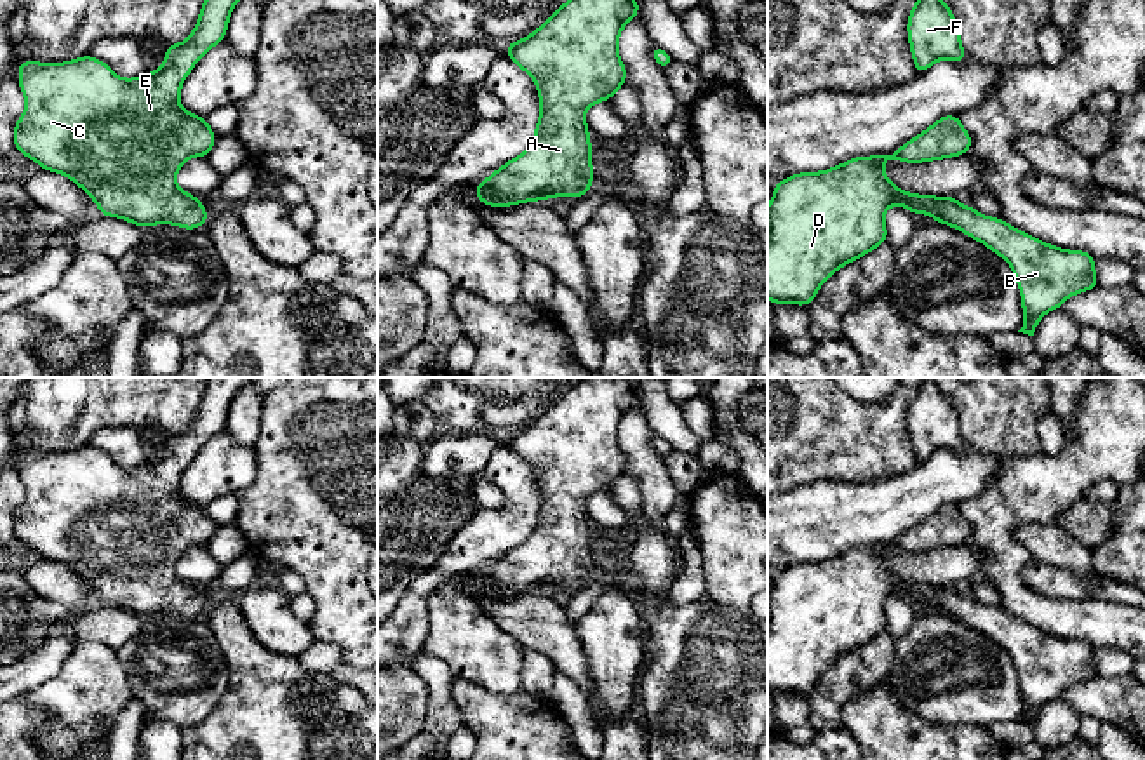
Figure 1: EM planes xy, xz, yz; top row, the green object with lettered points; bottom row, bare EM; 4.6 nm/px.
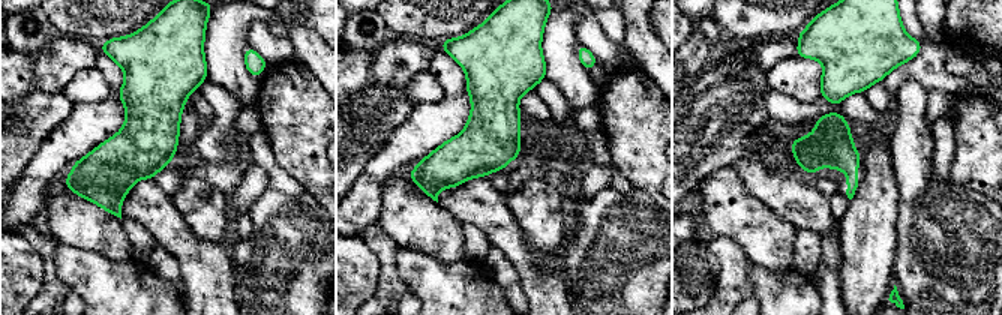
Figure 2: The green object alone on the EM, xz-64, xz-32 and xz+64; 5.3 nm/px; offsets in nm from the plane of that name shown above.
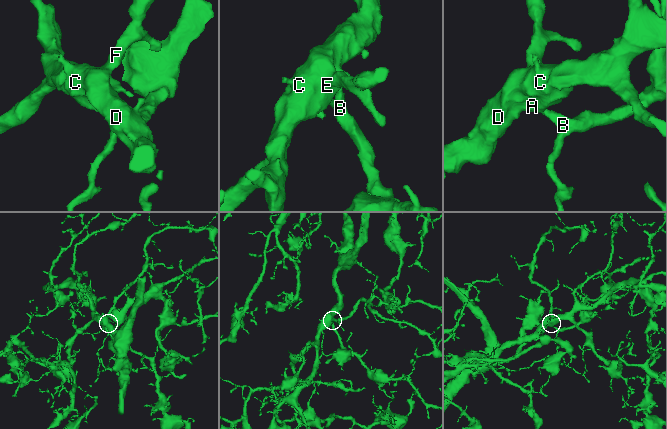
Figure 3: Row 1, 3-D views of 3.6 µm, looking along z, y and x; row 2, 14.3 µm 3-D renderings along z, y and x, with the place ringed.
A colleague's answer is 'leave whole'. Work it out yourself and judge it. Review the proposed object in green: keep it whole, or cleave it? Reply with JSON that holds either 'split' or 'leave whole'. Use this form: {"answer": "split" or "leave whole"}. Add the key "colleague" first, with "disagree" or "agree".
{"colleague": "agree", "answer": "leave whole"}

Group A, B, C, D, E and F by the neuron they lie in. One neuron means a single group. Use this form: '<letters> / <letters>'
A B C D E F

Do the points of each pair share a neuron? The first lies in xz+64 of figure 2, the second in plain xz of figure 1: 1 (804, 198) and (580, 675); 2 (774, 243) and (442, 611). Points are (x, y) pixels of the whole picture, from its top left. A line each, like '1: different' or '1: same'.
1: same
2: same

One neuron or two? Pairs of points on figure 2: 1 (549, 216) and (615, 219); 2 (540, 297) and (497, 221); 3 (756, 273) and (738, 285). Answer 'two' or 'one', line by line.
1: two
2: one
3: two

